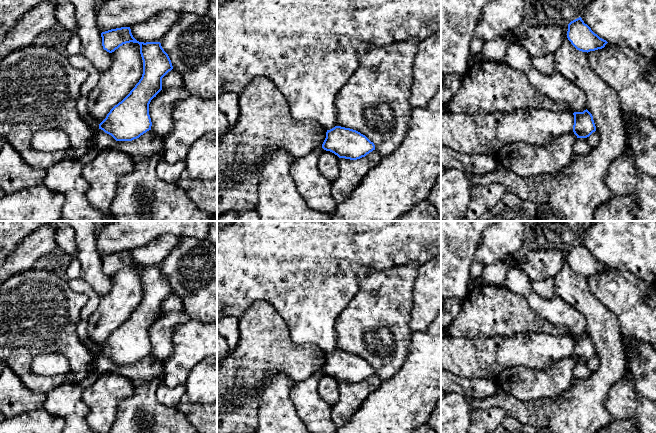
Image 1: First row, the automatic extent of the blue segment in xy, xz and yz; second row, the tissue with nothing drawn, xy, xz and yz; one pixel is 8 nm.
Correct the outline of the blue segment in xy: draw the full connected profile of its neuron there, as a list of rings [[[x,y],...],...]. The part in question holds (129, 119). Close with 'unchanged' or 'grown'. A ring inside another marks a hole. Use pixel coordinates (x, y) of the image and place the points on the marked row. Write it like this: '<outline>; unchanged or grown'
[[[130,27],[102,32],[101,37],[103,49],[109,53],[126,43],[140,45],[143,60],[141,79],[99,124],[99,129],[116,141],[132,141],[151,130],[149,104],[162,90],[162,78],[173,69],[173,66],[160,42],[139,42],[133,37]]]; unchanged

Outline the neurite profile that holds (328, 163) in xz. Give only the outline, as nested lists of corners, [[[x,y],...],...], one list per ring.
[[[323,151],[318,159],[320,173],[330,181],[339,175],[339,157],[330,151]]]

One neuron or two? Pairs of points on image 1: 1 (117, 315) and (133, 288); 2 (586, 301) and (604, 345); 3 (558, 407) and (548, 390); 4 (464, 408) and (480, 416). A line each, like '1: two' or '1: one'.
1: one
2: one
3: two
4: two

